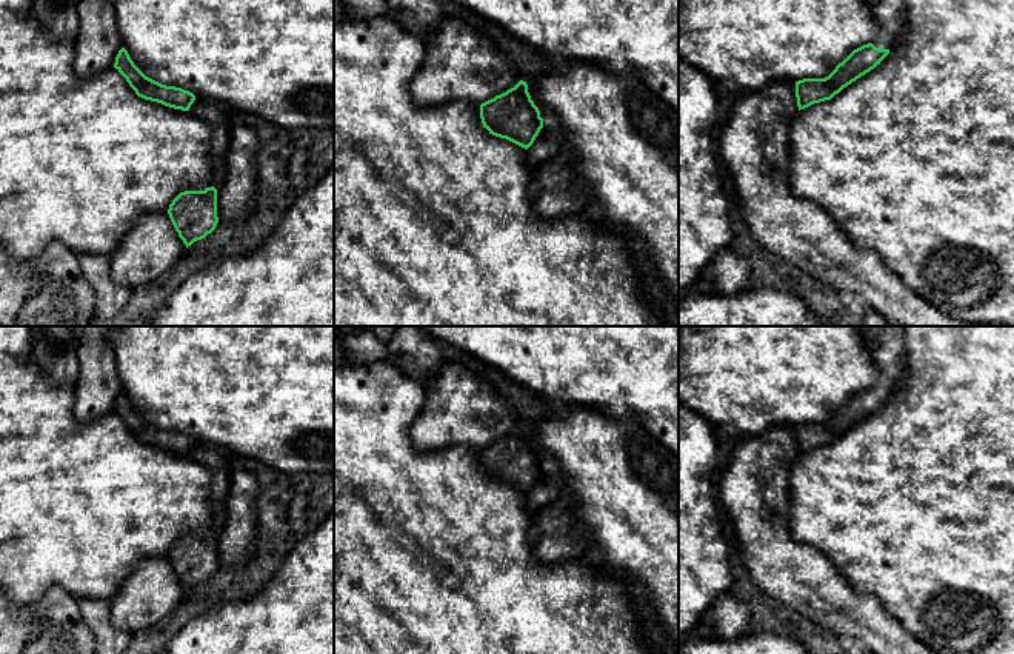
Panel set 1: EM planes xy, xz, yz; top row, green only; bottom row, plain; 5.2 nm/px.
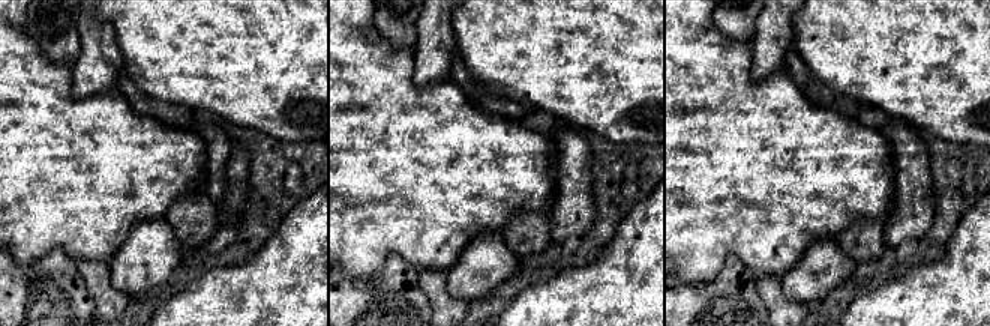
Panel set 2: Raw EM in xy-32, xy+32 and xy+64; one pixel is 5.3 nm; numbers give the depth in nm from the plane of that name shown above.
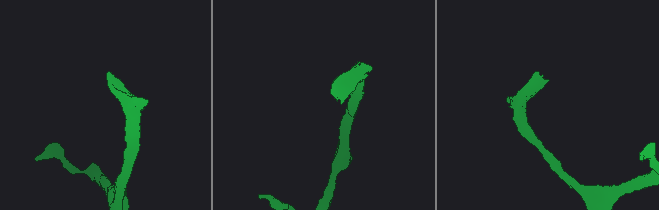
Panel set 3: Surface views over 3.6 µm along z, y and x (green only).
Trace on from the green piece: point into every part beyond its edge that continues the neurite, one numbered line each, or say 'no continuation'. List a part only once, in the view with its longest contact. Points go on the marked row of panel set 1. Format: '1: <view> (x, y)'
1: yz (888, 13)

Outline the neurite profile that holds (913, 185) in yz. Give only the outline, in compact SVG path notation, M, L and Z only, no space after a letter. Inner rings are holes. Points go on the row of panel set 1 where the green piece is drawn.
M905 0L906 42L831 100L797 111L791 128L792 192L825 209L859 249L882 257L912 292L946 315L971 323L1014 325L1014 0Z

